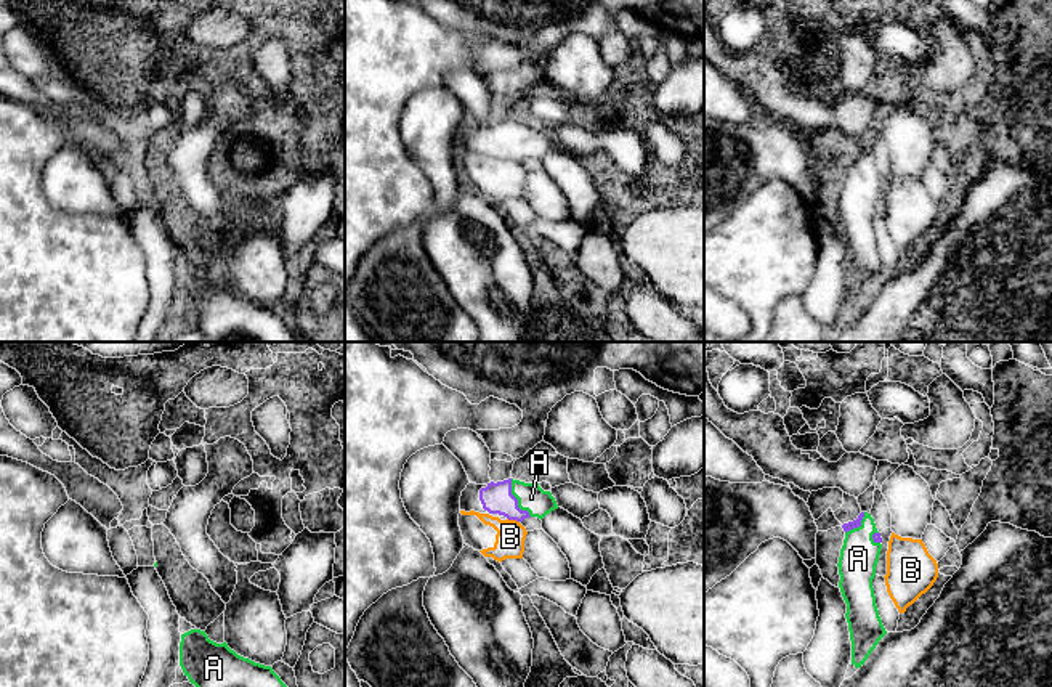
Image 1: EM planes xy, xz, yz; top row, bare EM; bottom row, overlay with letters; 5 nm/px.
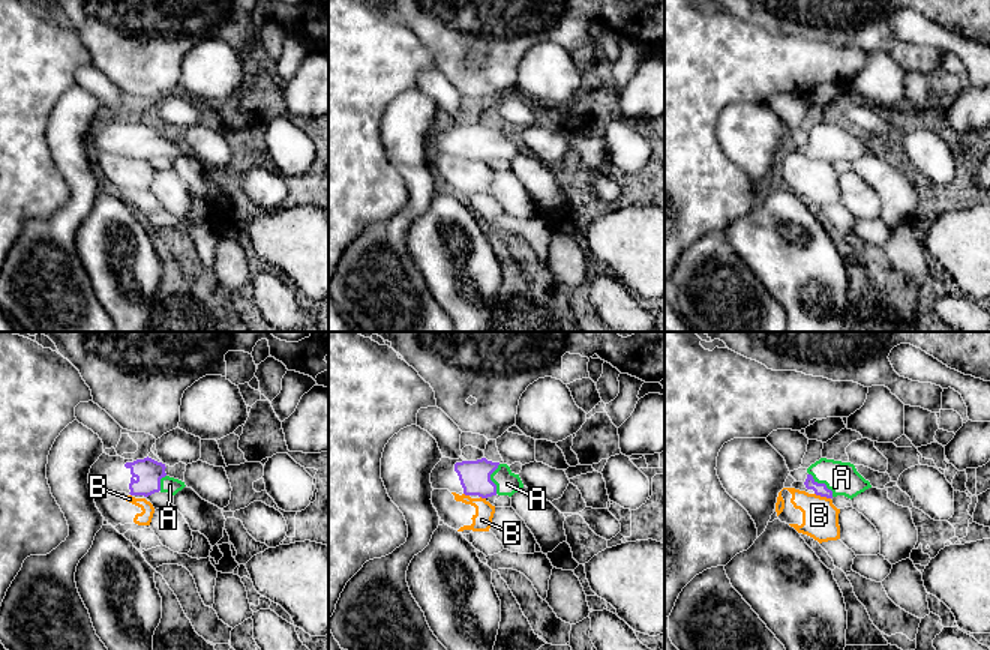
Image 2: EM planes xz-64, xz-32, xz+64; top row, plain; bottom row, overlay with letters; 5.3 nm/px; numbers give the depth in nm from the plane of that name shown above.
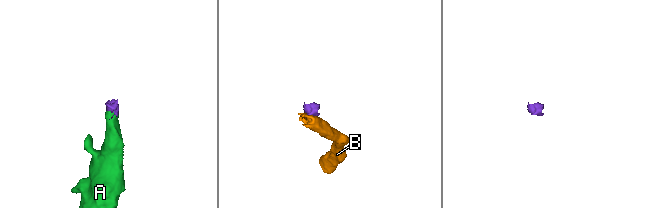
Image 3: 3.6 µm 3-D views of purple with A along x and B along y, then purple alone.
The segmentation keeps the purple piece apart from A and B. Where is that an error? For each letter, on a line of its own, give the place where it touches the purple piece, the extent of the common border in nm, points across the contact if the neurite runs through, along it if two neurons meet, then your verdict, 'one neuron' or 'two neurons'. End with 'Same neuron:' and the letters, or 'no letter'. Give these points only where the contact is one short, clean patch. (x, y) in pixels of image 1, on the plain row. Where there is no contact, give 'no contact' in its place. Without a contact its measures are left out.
A: xz (517, 140) | 220 nm | across xz (496, 138), (517, 140), (531, 138) | one neuron
B: xz (513, 159) | 70 nm | along xz (507, 158), (518, 162) | two neurons
Same neuron: A

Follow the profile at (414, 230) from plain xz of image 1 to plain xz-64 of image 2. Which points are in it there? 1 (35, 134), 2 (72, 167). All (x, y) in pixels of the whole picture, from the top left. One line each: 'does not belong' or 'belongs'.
1: does not belong
2: belongs

